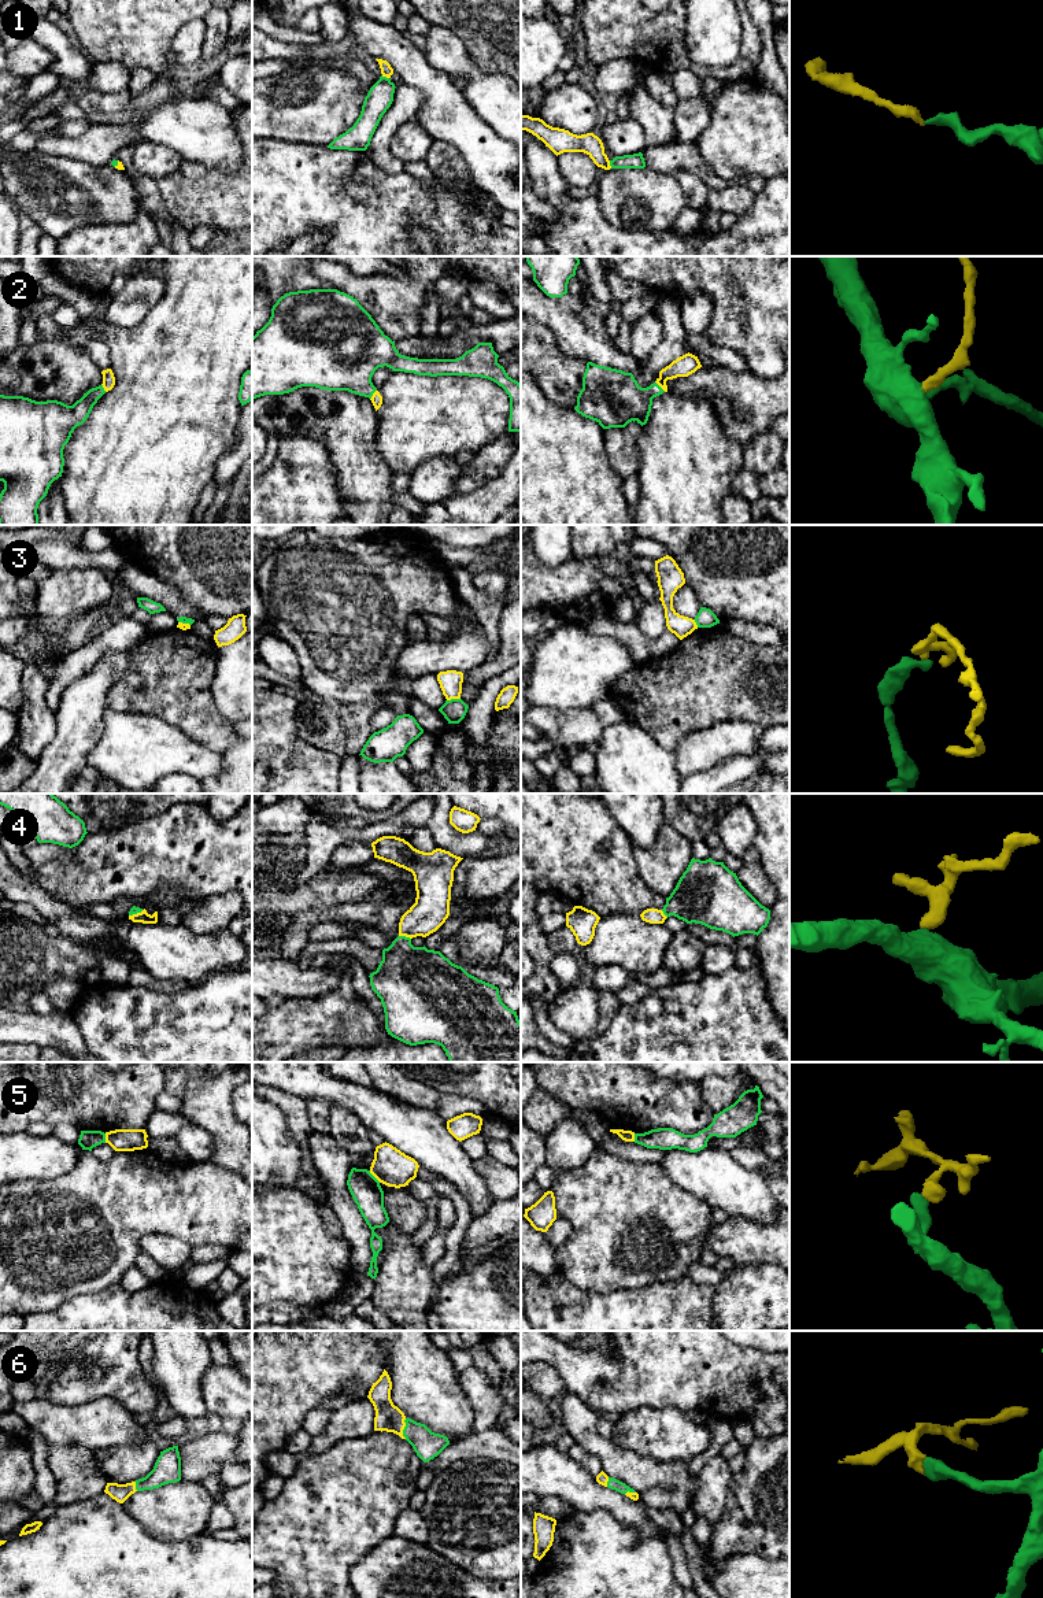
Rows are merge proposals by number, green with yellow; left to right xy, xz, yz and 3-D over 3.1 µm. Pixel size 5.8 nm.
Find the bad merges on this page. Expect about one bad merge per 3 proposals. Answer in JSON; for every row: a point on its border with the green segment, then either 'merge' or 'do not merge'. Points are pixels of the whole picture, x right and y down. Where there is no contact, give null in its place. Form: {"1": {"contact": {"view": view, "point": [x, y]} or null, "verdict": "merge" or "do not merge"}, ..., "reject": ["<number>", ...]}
{"1": {"contact": {"view": "yz", "point": [610, 165]}, "verdict": "merge"}, "2": {"contact": {"view": "yz", "point": [659, 387]}, "verdict": "merge"}, "3": {"contact": {"view": "xz", "point": [452, 699]}, "verdict": "do not merge"}, "4": {"contact": {"view": "xz", "point": [405, 936]}, "verdict": "merge"}, "5": {"contact": {"view": "xz", "point": [373, 1176]}, "verdict": "do not merge"}, "6": {"contact": {"view": "xz", "point": [405, 1428]}, "verdict": "merge"}, "reject": ["3", "5"]}

